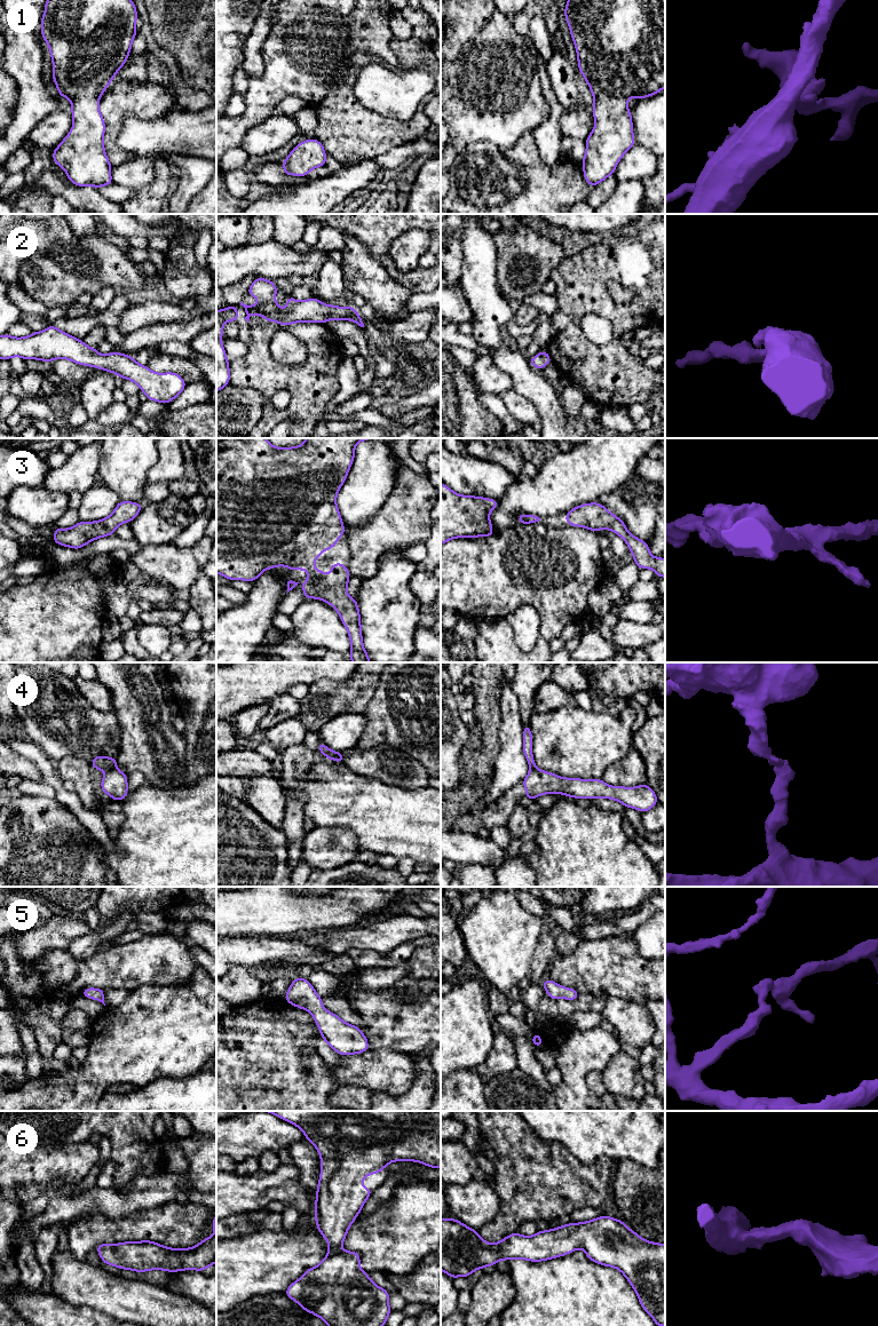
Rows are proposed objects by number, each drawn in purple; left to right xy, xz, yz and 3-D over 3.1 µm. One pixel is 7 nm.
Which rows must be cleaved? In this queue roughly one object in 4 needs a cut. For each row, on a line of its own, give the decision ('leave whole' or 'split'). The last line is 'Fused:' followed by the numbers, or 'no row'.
1: leave whole
2: leave whole
3: leave whole
4: split
5: leave whole
6: leave whole
Fused: 4

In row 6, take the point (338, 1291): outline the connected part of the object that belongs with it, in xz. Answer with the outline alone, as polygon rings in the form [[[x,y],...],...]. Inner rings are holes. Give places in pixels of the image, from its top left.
[[[262,1111],[299,1127],[306,1140],[319,1152],[322,1172],[315,1202],[315,1220],[319,1233],[329,1242],[329,1254],[314,1268],[292,1283],[285,1295],[300,1304],[329,1326],[386,1326],[391,1312],[388,1304],[389,1292],[375,1285],[359,1268],[357,1252],[342,1250],[349,1226],[355,1222],[366,1199],[374,1190],[363,1188],[363,1177],[381,1173],[393,1161],[416,1161],[430,1168],[441,1168],[441,1111]]]

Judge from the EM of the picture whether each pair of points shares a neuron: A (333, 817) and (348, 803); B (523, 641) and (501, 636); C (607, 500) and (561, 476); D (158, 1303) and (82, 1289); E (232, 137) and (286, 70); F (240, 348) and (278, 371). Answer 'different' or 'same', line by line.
A: same
B: different
C: different
D: same
E: same
F: different

